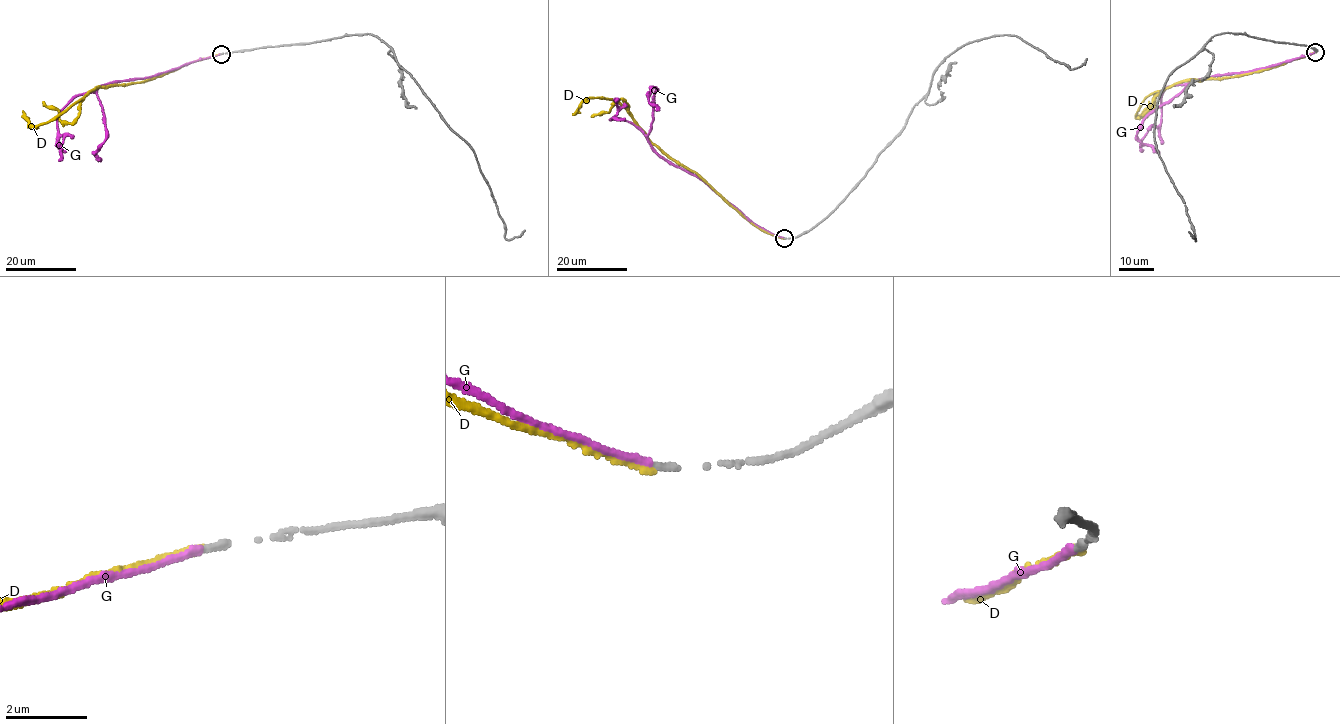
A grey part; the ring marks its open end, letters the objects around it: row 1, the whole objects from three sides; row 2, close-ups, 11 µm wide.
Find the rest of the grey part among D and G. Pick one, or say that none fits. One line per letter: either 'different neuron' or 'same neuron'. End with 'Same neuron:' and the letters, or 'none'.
D: different neuron
G: same neuron
Same neuron: G

